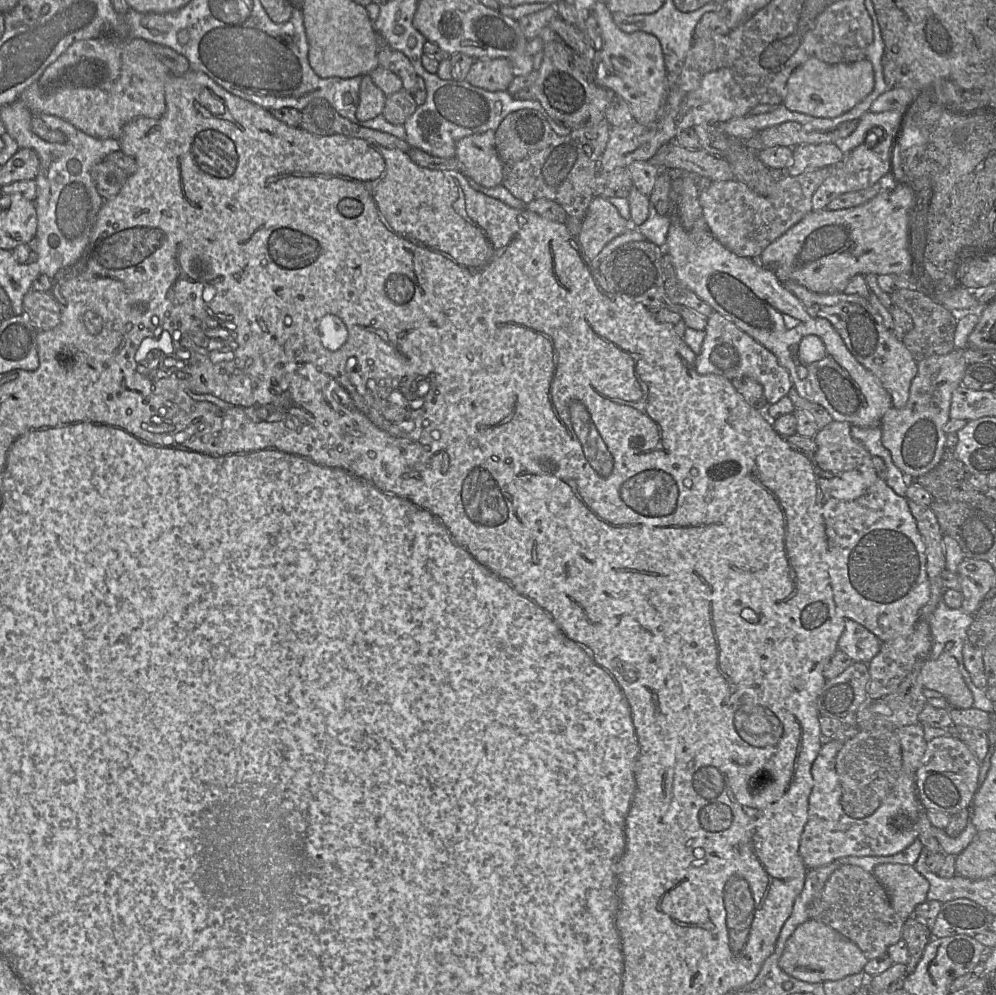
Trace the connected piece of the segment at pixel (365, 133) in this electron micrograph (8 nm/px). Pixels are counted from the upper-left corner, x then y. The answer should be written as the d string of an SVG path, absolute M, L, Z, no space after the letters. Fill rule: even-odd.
M325 99L312 100L300 111L300 114L299 127L315 135L343 134L372 141L386 148L399 149L406 153L410 149L406 140L380 130L360 126L342 117Z

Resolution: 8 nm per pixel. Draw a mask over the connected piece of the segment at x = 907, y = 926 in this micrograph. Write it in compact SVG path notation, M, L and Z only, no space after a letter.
M911 917L904 921L902 940L906 942L909 951L909 961L906 965L908 974L915 970L932 938L930 928L921 920Z

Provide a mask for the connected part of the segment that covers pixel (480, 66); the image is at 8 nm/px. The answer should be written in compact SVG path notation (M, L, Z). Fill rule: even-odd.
M506 58L474 60L465 81L487 91L506 91L512 82L511 62Z

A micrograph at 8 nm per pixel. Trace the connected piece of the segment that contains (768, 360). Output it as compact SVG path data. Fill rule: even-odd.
M713 311L707 317L704 331L702 348L695 360L695 369L699 374L716 374L730 381L750 377L763 387L764 396L769 404L778 402L793 388L789 372L781 366L777 357L719 312Z

